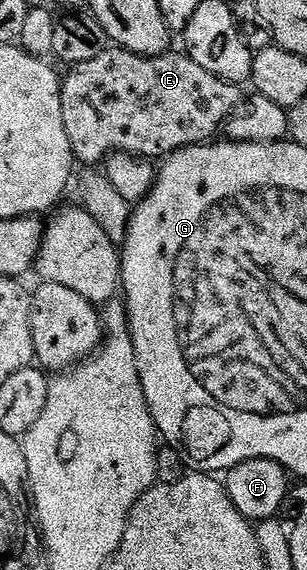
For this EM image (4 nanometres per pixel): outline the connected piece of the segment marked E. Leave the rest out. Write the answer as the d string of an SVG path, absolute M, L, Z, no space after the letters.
M114 45L100 53L100 57L73 64L67 70L70 72L61 80L60 113L64 117L64 133L68 133L70 148L79 164L101 164L115 151L158 161L185 147L213 140L217 136L214 134L225 128L227 119L239 110L239 88L208 73L208 69L196 65L189 55L174 54L137 55Z

